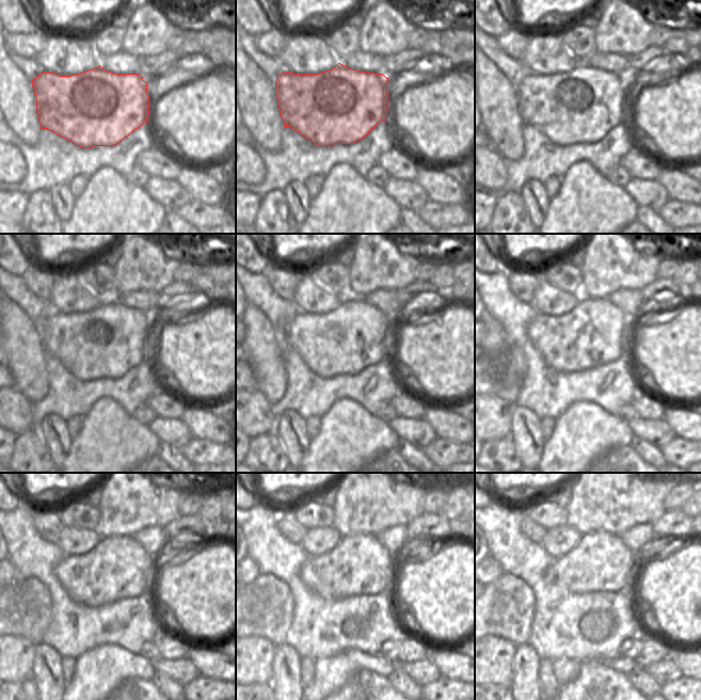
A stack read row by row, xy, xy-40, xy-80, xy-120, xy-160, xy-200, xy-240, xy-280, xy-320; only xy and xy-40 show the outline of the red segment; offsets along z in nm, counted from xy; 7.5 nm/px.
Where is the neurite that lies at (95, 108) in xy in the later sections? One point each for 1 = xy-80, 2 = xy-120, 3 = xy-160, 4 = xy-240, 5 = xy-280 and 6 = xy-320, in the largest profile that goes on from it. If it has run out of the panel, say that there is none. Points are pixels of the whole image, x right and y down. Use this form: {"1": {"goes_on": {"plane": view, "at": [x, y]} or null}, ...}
{"1": {"goes_on": {"plane": "xy-80", "at": [579, 107]}}, "2": {"goes_on": {"plane": "xy-120", "at": [106, 343]}}, "3": {"goes_on": {"plane": "xy-160", "at": [353, 336]}}, "4": {"goes_on": {"plane": "xy-240", "at": [117, 568]}}, "5": {"goes_on": {"plane": "xy-280", "at": [359, 565]}}, "6": {"goes_on": {"plane": "xy-320", "at": [601, 562]}}}

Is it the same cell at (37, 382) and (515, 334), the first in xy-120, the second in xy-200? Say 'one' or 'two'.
two

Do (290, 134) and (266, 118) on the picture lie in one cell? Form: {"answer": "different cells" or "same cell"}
{"answer": "different cells"}

